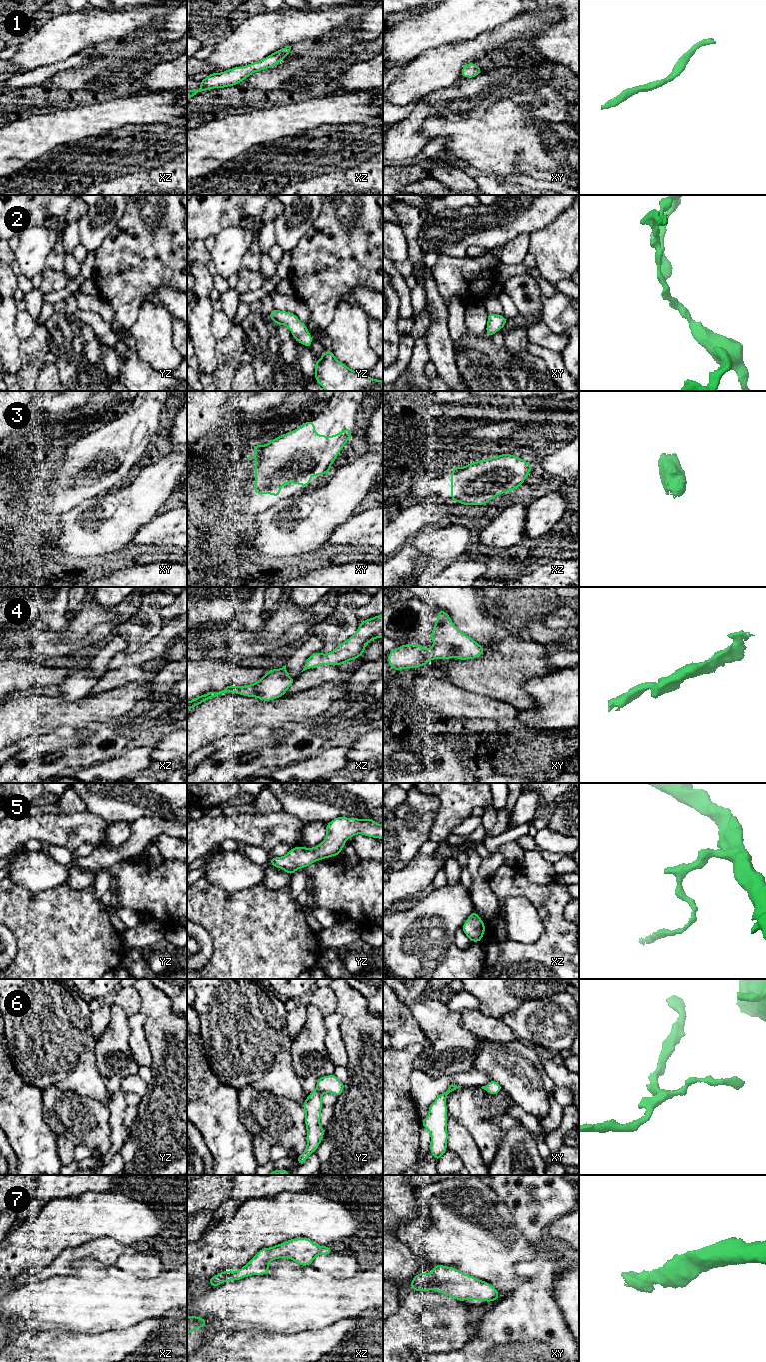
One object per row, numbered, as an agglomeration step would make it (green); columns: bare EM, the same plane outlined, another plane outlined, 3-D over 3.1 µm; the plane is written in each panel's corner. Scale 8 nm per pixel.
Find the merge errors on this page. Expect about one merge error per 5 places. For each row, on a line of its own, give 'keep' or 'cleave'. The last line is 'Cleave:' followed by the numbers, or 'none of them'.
1: keep
2: keep
3: keep
4: keep
5: keep
6: keep
7: keep
Cleave: none of them

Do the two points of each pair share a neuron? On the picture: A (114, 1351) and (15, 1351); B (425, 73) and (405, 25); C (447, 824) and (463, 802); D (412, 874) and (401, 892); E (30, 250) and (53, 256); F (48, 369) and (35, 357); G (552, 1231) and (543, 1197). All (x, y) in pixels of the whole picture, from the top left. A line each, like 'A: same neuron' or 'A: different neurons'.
A: same neuron
B: different neurons
C: same neuron
D: same neuron
E: different neurons
F: different neurons
G: different neurons

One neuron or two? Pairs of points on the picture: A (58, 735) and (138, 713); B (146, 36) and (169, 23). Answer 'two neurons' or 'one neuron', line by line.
A: one neuron
B: one neuron

